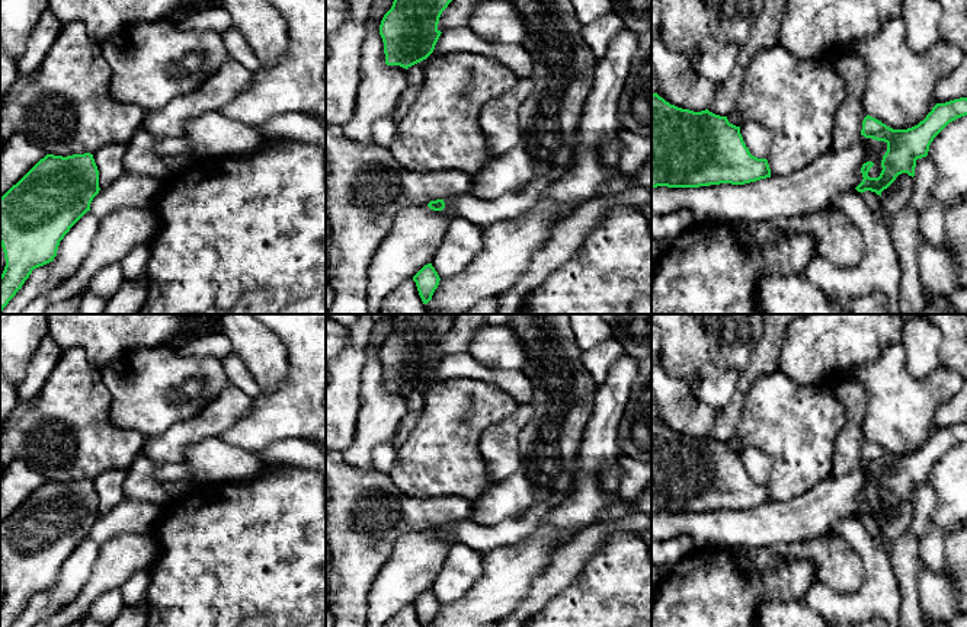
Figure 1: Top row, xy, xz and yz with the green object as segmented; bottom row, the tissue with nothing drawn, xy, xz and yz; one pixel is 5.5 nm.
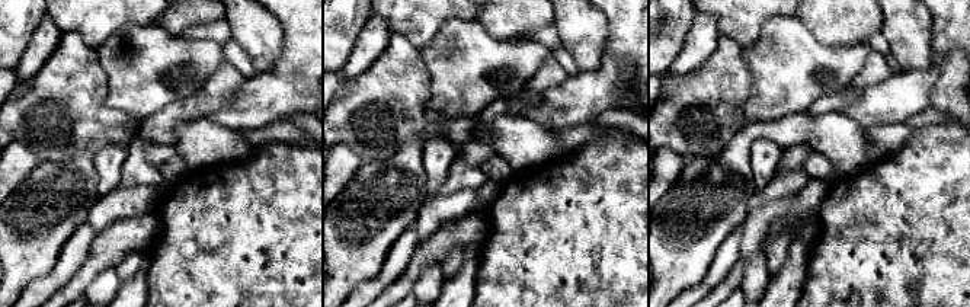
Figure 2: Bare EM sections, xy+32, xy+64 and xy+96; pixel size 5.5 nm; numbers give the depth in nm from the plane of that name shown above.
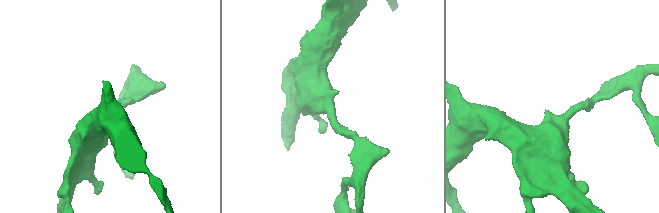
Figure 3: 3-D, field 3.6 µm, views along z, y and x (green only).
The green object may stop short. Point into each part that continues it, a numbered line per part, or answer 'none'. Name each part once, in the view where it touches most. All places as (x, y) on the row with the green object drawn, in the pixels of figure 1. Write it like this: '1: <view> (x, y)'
1: xz (483, 213)

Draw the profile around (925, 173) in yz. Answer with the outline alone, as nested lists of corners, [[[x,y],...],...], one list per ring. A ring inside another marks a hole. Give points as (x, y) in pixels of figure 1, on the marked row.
[[[929,156],[918,159],[913,176],[913,195],[907,205],[918,214],[926,207],[931,196],[934,196],[936,185],[936,169]]]

